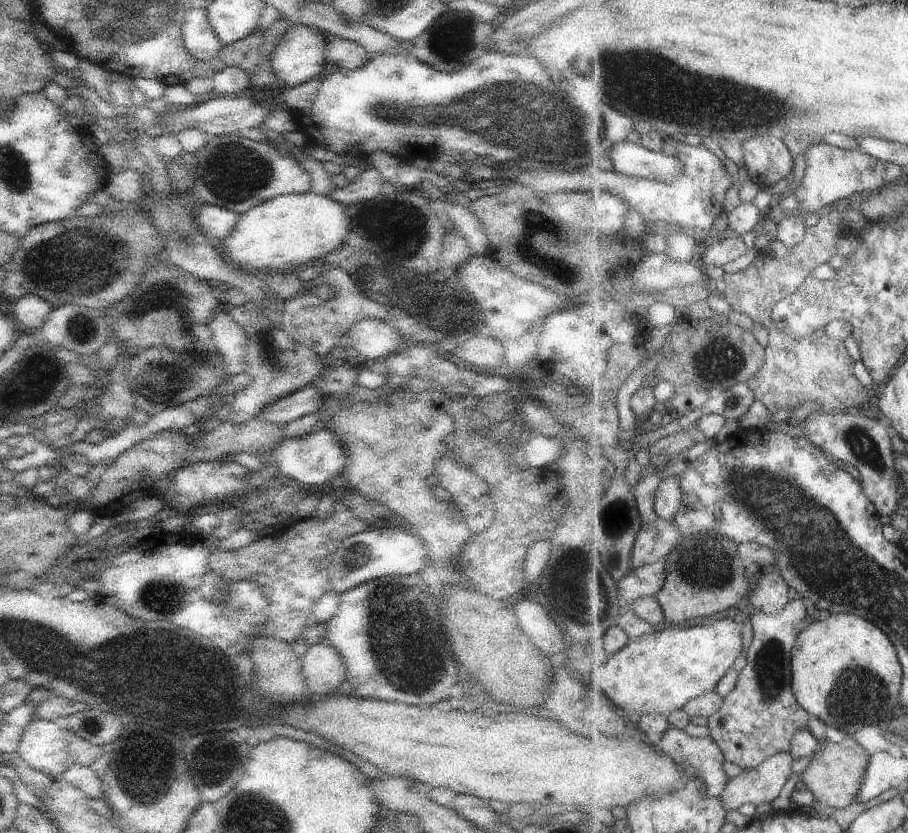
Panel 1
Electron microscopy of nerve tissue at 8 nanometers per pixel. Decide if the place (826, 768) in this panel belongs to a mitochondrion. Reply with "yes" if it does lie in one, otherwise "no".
no

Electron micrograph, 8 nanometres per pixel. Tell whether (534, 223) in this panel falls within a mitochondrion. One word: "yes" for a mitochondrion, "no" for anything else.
yes

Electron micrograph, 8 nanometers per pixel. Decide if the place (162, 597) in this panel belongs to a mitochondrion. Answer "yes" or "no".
yes

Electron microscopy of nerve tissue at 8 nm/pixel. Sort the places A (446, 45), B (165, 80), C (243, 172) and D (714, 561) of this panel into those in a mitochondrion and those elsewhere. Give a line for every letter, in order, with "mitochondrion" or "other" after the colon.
A: mitochondrion
B: other
C: mitochondrion
D: mitochondrion

